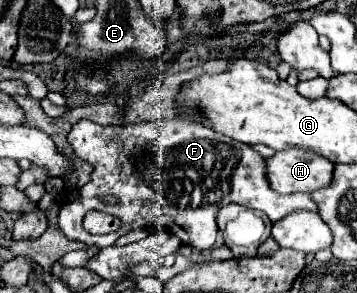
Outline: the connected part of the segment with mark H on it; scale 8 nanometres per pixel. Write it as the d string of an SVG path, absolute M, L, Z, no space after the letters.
M288 149L268 159L268 181L274 191L314 193L332 183L334 165L308 149Z

